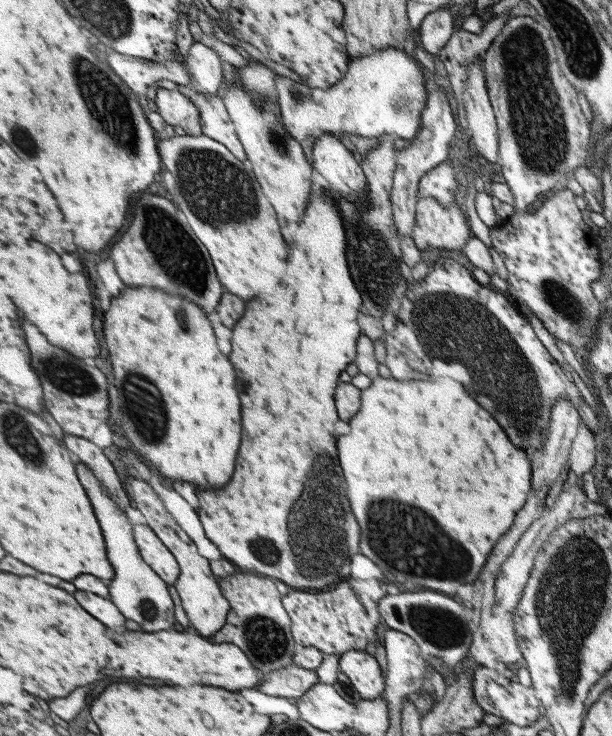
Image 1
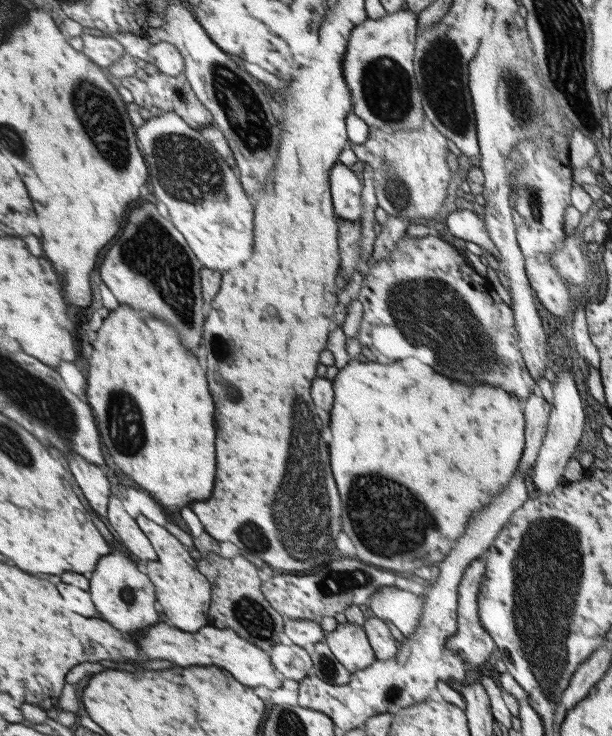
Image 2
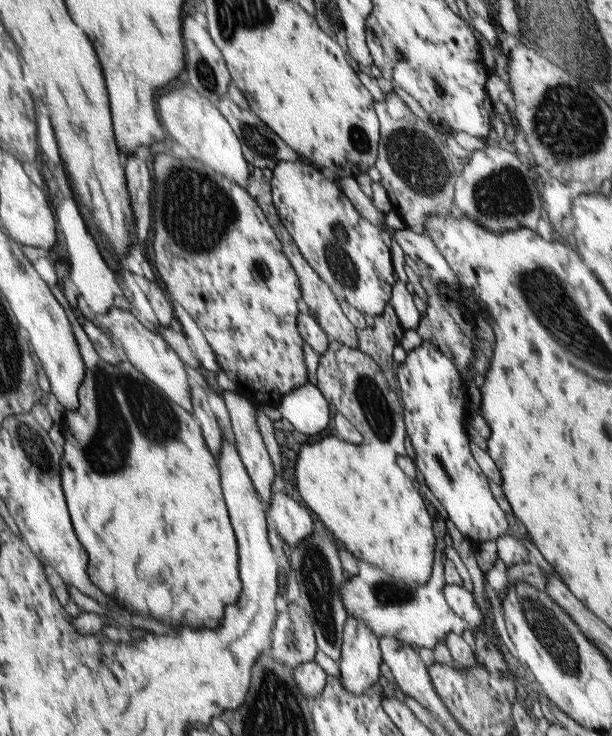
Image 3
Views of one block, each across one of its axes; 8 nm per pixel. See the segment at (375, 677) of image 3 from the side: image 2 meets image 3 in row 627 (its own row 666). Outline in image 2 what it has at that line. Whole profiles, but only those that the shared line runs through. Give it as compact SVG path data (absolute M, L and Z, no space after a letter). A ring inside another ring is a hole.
M337 623L334 631L324 638L334 656L350 671L362 670L375 662L375 652L363 626L356 623Z

